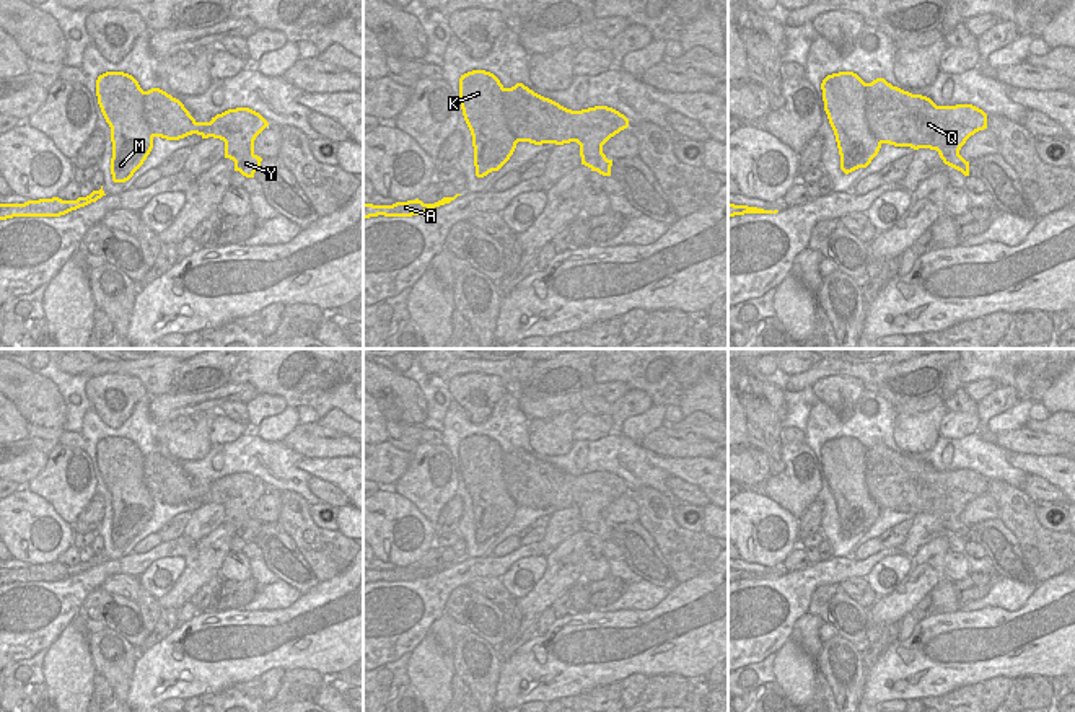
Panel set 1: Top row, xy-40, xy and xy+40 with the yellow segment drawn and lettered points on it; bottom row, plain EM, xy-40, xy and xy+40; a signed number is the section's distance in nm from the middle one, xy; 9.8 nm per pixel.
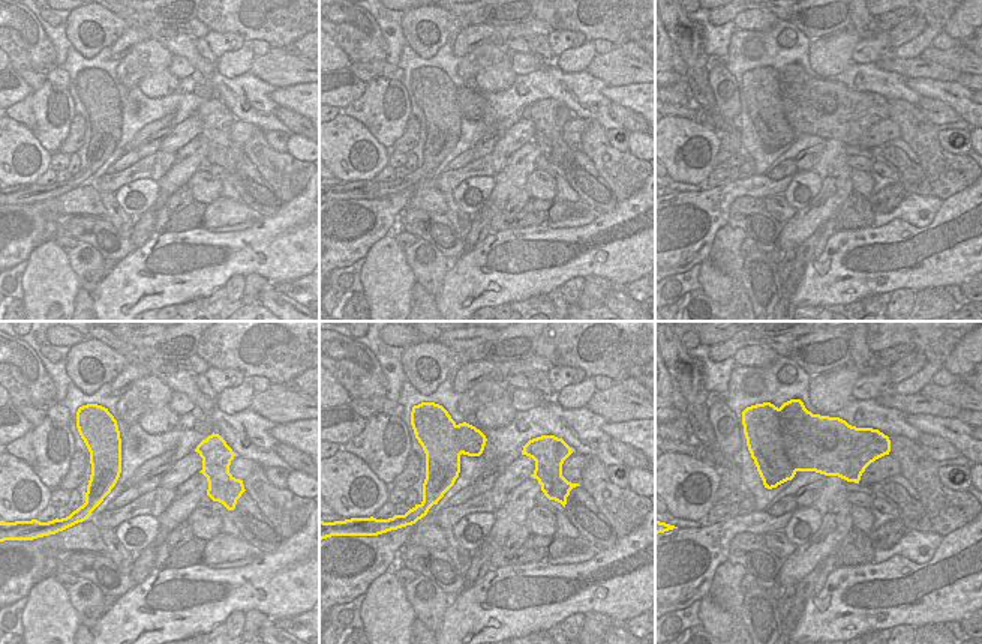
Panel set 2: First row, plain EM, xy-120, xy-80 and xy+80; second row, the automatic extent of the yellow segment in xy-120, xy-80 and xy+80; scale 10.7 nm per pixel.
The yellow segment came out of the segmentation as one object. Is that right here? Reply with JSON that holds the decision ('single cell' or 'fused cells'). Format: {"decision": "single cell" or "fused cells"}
{"decision": "fused cells"}

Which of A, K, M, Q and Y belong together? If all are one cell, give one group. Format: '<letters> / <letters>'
A K M / Q Y

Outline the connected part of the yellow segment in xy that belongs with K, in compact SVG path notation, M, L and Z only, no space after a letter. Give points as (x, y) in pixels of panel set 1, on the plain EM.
M485 435L459 443L459 468L472 500L476 541L498 536L513 520L518 503L503 481L503 450Z

